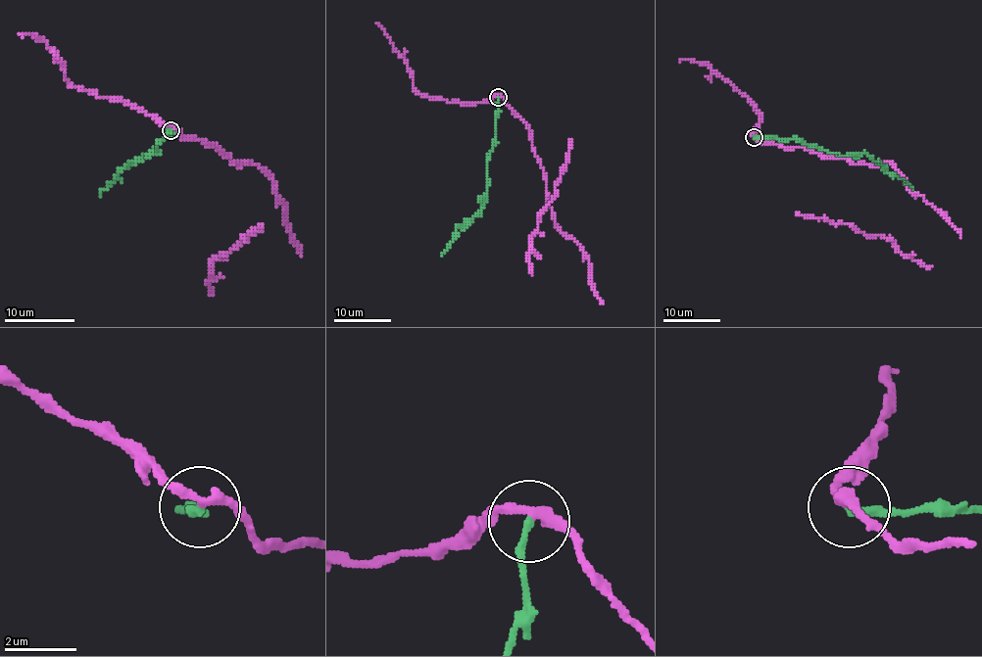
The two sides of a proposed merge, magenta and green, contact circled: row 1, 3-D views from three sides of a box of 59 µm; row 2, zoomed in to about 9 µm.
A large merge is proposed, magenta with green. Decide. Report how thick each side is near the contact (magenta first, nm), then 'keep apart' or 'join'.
280/220 nm | keep apart

